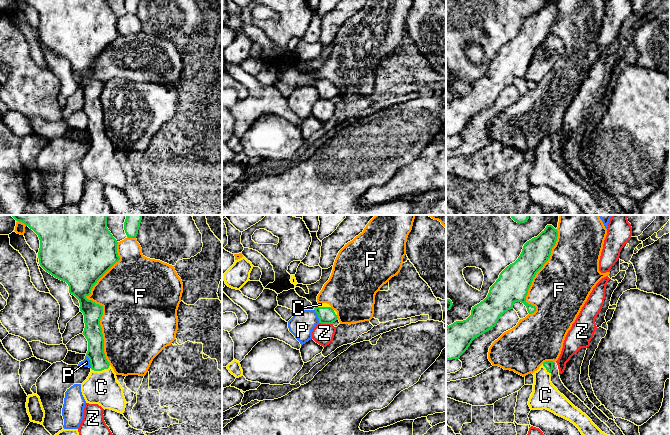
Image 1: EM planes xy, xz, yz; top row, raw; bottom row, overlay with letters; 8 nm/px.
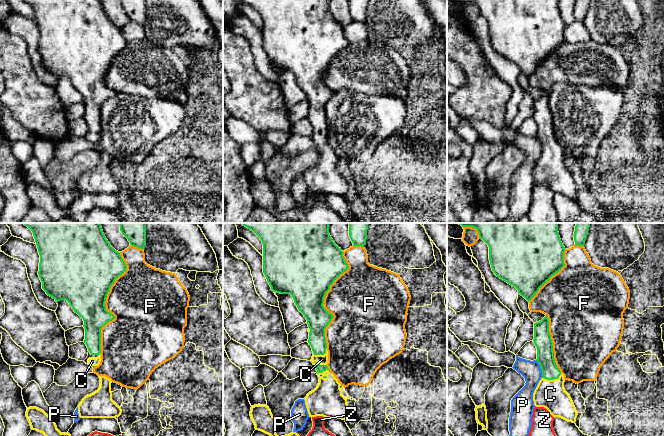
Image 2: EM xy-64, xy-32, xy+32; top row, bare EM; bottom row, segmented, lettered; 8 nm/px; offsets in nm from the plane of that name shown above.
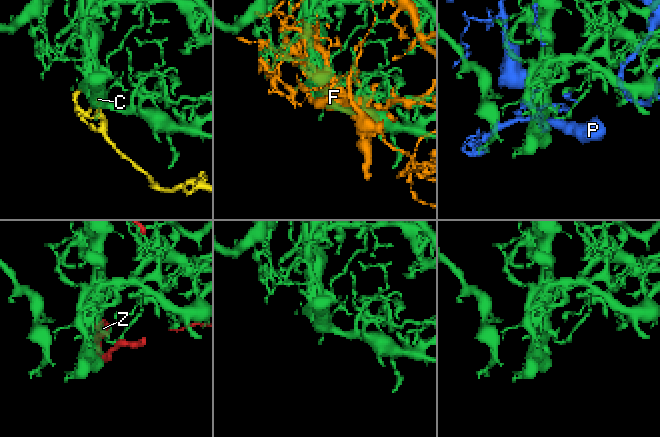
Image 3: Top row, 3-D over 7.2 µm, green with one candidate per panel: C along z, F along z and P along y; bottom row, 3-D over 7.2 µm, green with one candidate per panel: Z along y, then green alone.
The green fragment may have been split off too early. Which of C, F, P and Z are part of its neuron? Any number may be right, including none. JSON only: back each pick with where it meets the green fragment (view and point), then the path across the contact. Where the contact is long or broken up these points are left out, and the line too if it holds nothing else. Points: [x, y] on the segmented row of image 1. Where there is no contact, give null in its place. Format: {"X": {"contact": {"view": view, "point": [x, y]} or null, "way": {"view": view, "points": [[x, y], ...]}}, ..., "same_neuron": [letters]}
{"C": {"contact": {"view": "xy", "point": [100, 370]}}, "same_neuron": ["C"]}

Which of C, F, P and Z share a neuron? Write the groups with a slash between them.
C / F / P / Z

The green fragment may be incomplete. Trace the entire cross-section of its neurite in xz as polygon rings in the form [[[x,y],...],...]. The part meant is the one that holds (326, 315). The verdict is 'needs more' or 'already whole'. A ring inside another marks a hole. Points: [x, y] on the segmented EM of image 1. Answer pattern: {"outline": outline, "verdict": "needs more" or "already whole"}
{"outline": [[[319,303],[314,308],[318,315],[319,323],[333,324],[337,320],[337,312],[327,303]]], "verdict": "needs more"}

